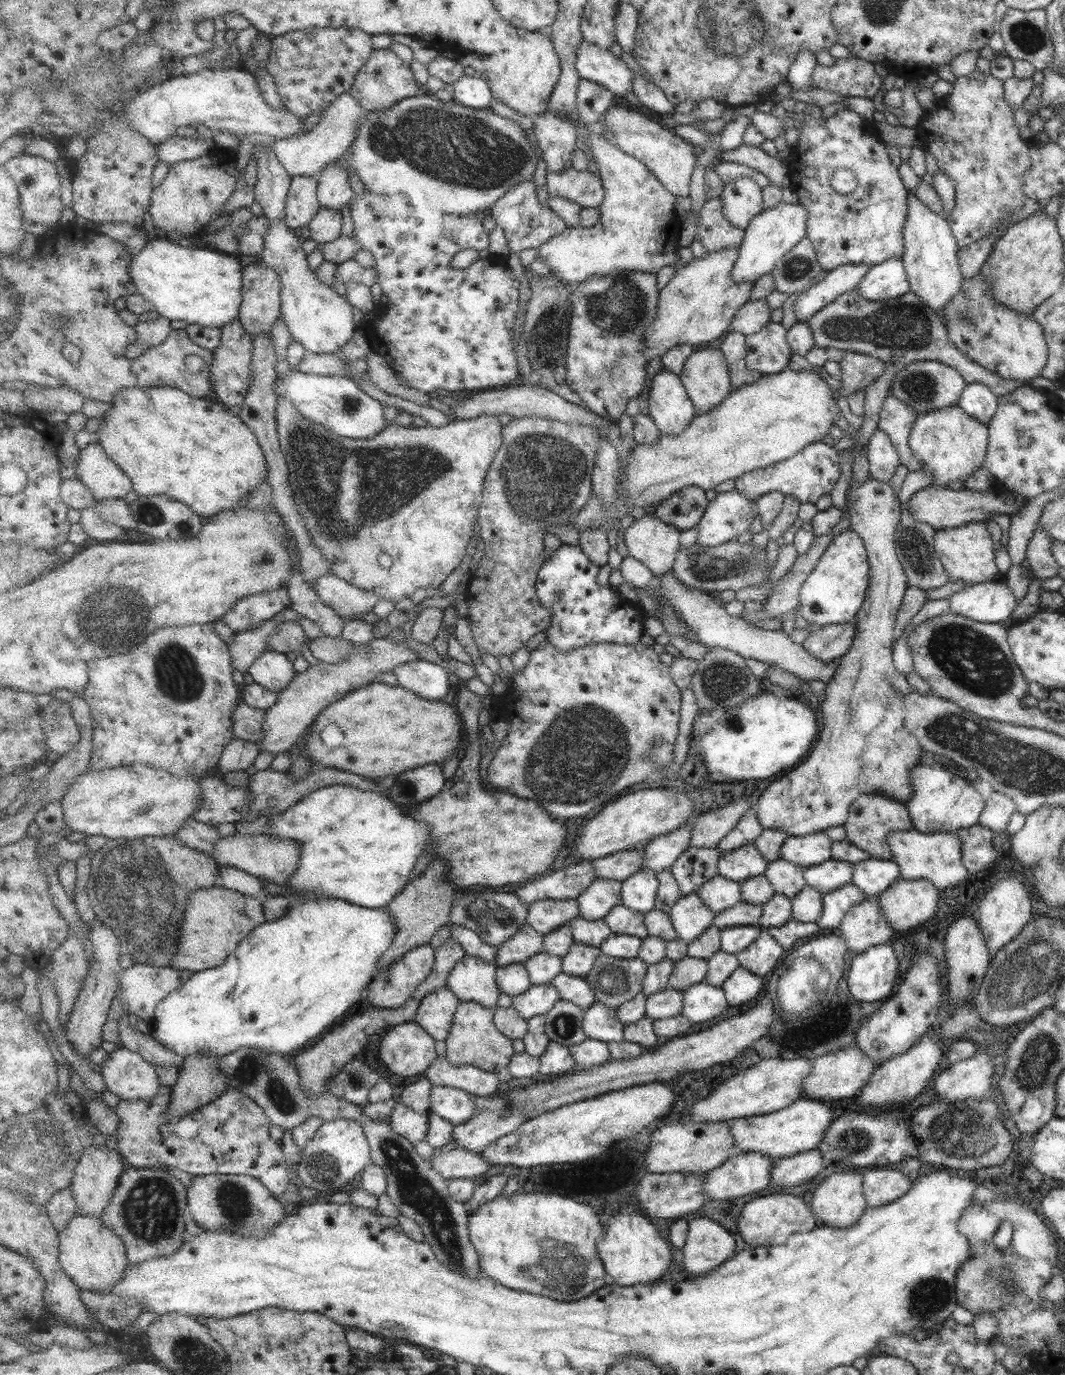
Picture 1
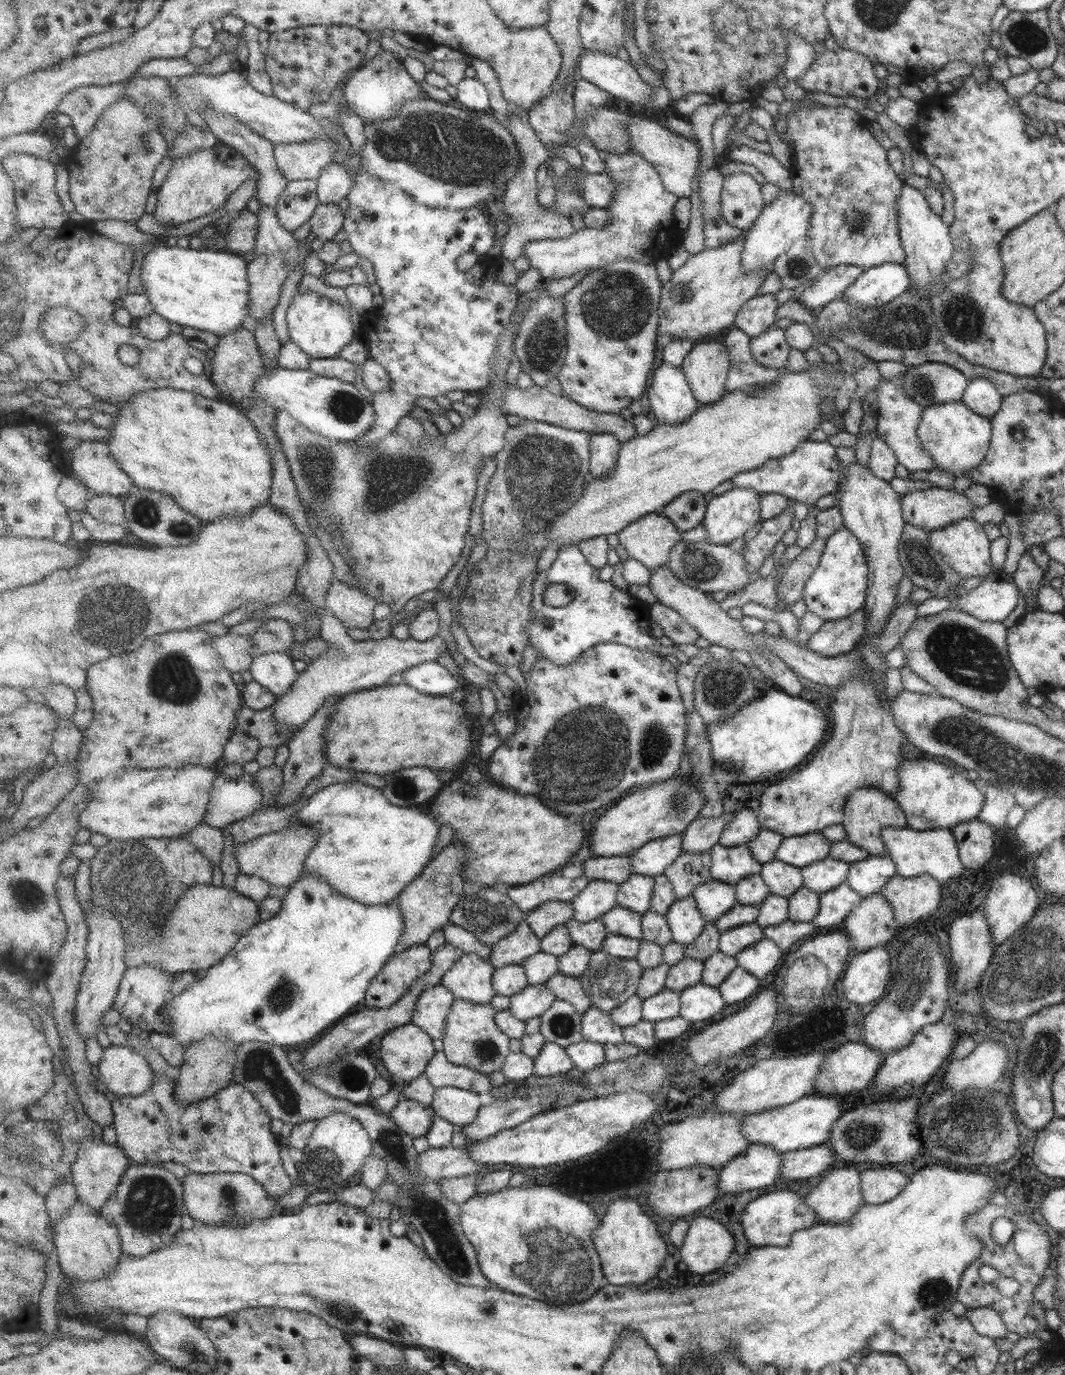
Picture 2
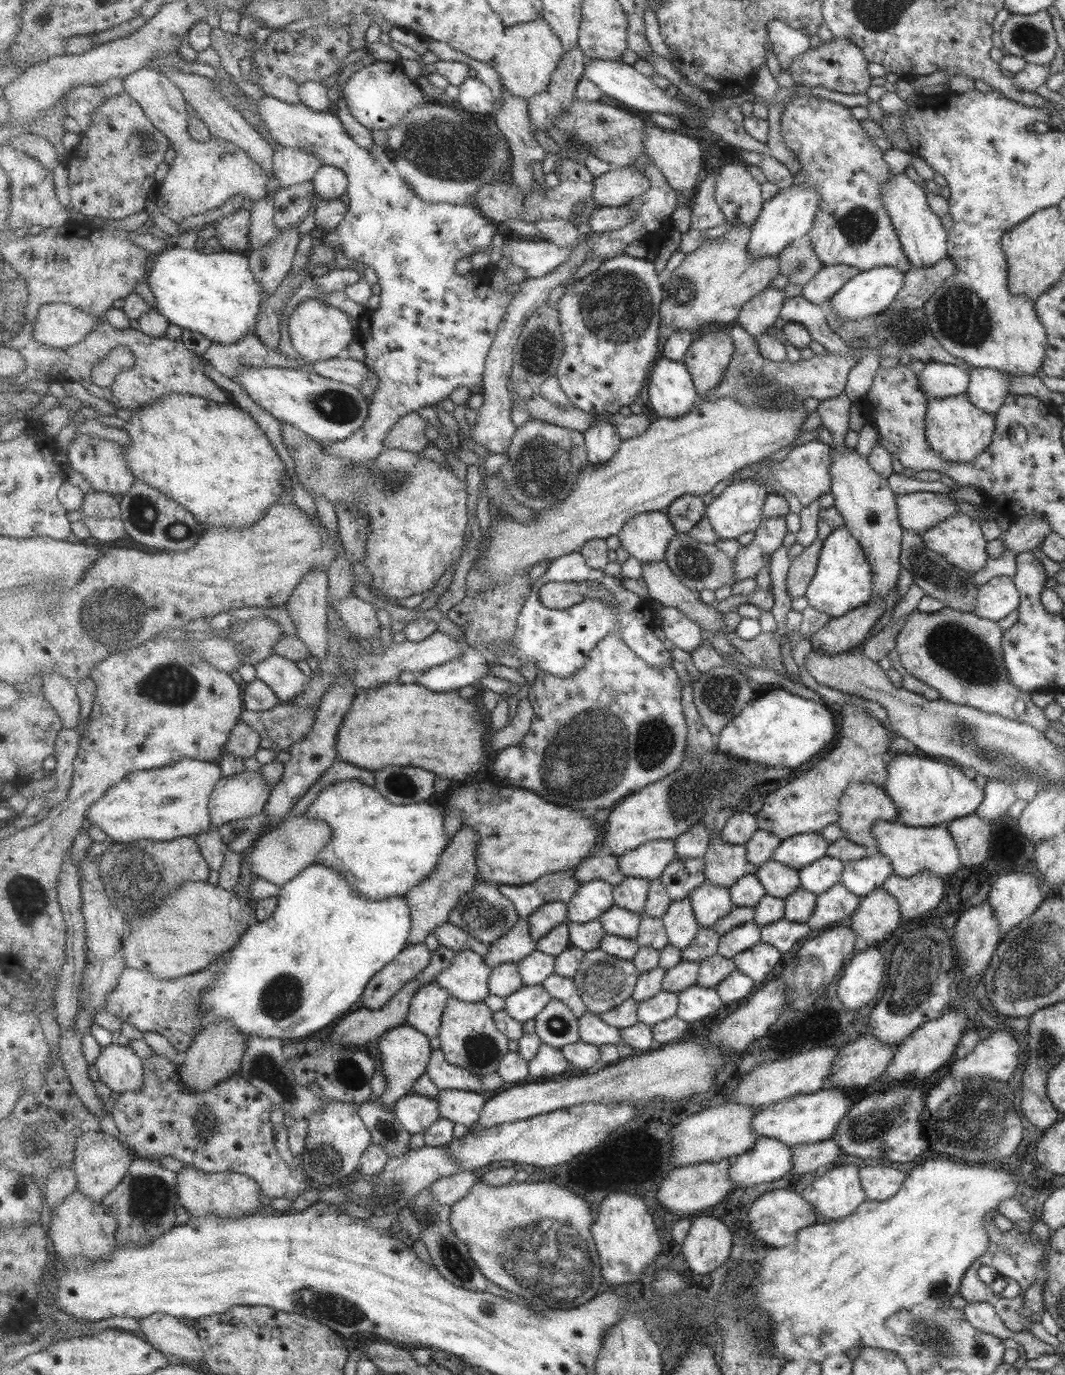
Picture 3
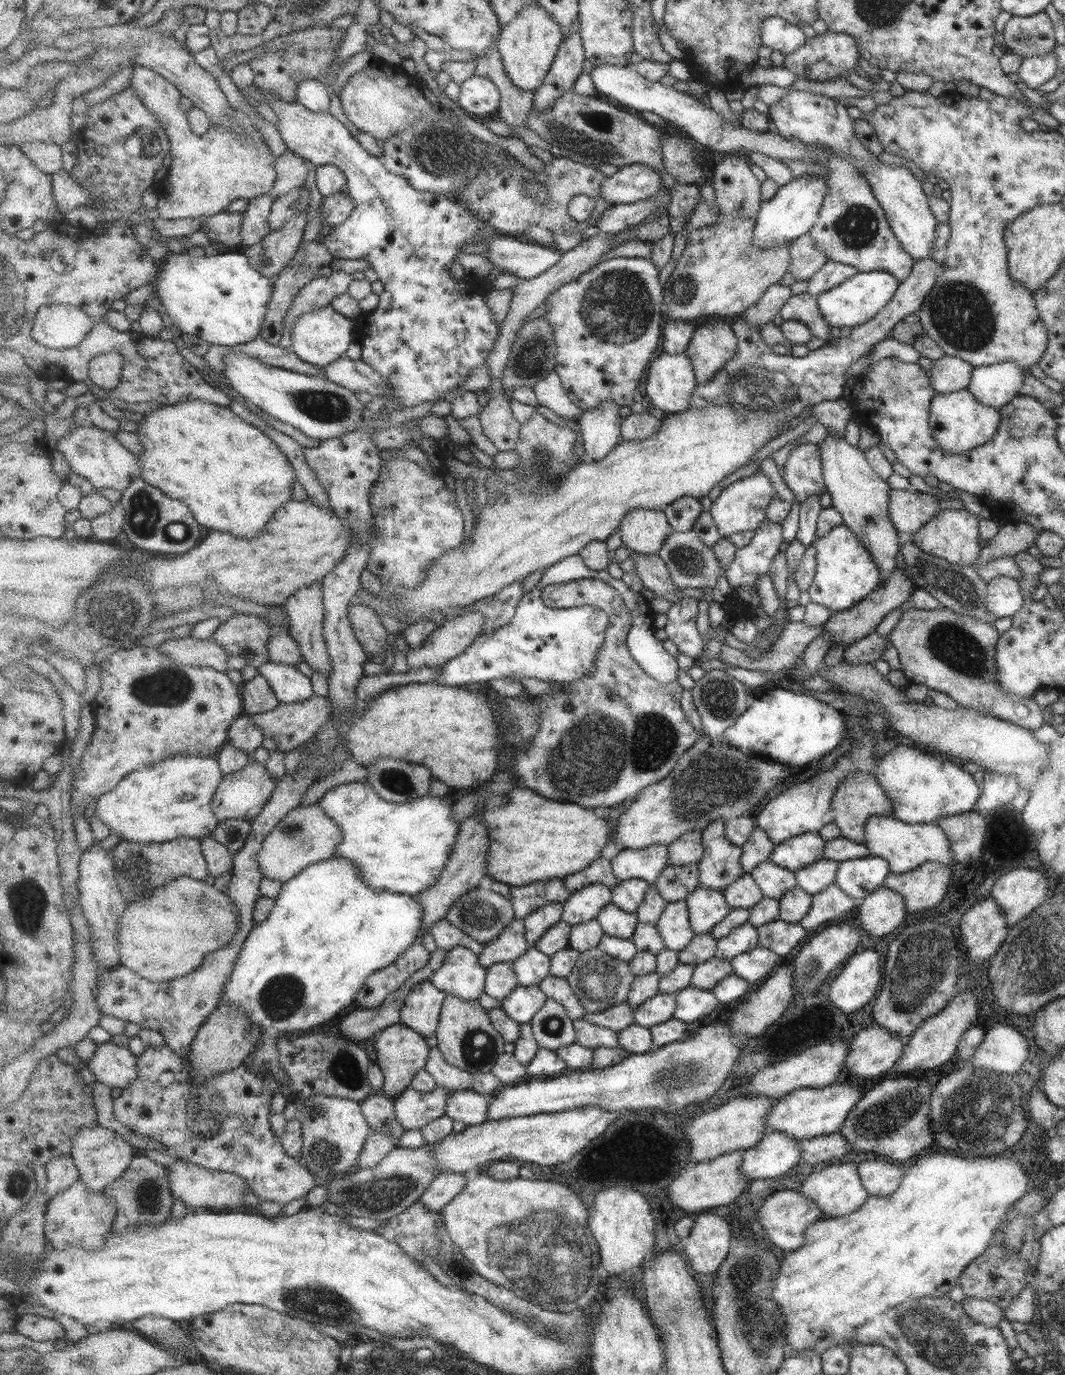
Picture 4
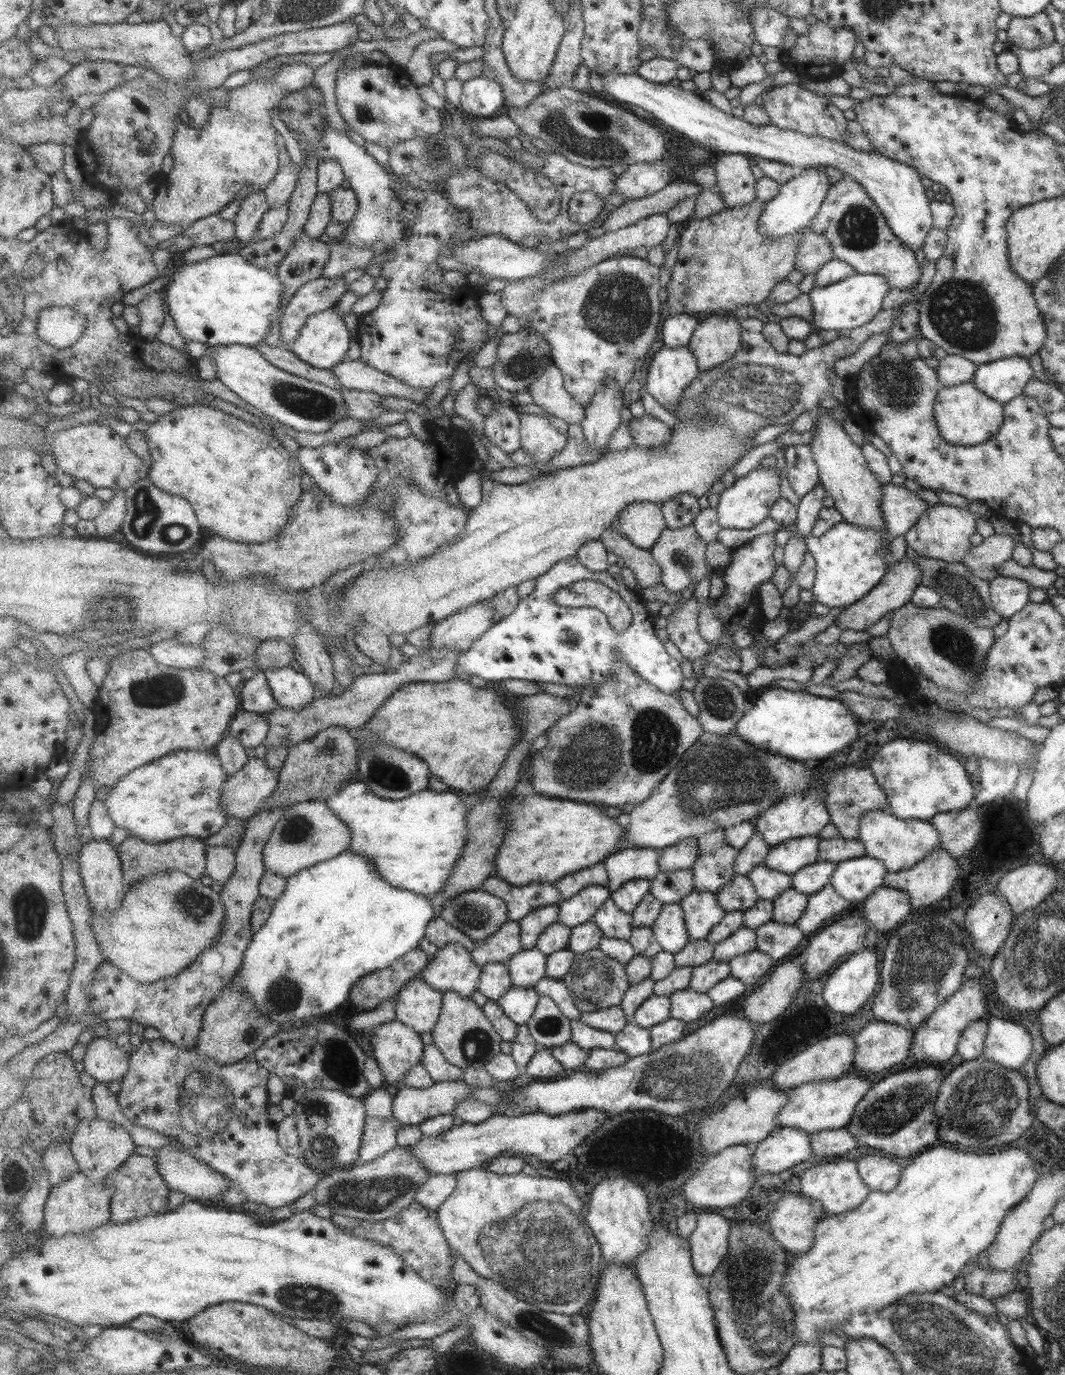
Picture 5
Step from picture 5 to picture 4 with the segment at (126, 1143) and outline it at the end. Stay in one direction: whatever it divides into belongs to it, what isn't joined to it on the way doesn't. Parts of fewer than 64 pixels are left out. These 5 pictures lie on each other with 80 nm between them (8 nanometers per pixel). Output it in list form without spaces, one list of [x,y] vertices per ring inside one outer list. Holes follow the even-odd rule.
[[[95,1125],[83,1127],[78,1132],[72,1148],[72,1157],[80,1170],[80,1178],[88,1189],[103,1193],[107,1185],[115,1182],[130,1167],[138,1152],[119,1132],[103,1125]]]

